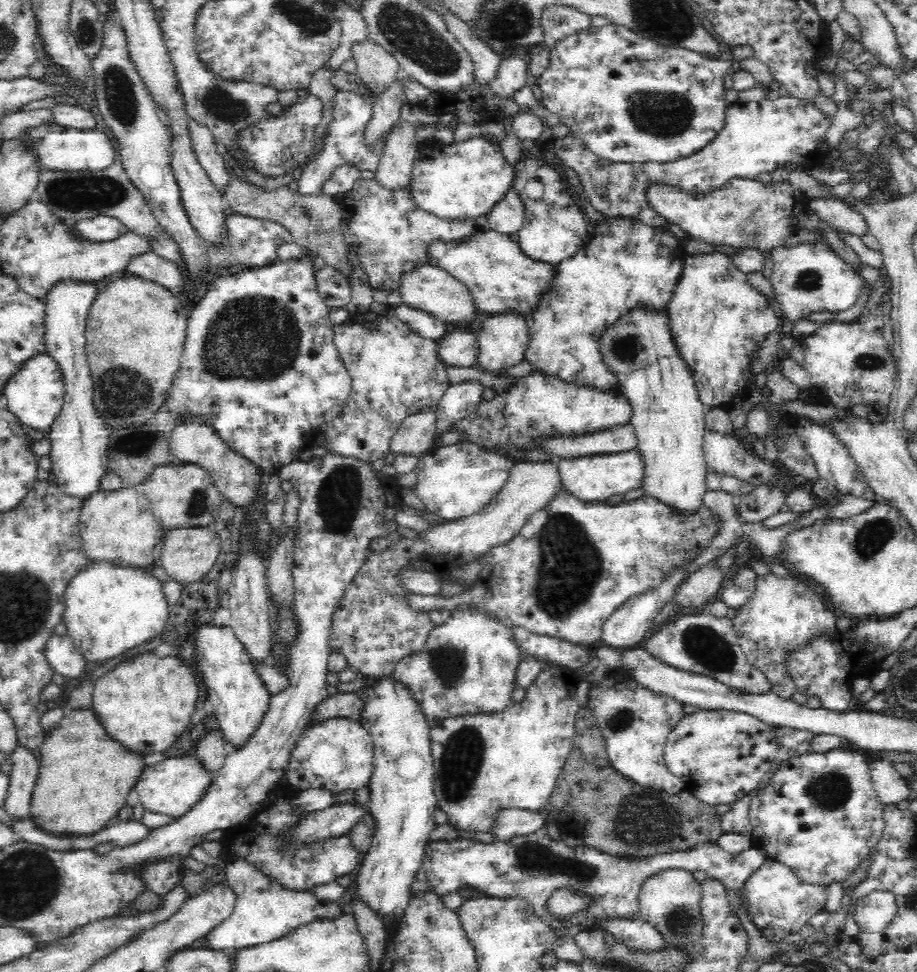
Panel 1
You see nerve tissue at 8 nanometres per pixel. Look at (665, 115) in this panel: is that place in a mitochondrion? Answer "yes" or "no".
yes

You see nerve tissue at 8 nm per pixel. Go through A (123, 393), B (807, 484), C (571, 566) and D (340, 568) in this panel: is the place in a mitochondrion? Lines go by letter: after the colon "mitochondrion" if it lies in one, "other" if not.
A: mitochondrion
B: other
C: mitochondrion
D: other

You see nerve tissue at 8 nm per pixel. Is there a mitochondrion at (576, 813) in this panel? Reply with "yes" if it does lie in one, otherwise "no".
no

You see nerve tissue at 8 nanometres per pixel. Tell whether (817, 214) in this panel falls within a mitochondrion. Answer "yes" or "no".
no

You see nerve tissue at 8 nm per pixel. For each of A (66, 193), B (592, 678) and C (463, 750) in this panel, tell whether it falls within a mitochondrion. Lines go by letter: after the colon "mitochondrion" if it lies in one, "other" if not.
A: mitochondrion
B: other
C: mitochondrion

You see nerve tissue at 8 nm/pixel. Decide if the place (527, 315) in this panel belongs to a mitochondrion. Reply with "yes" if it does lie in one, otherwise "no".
no

